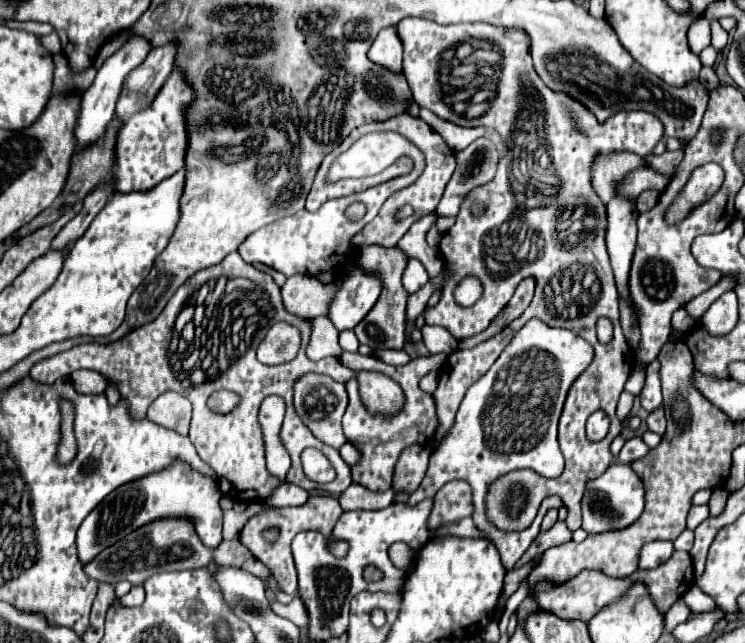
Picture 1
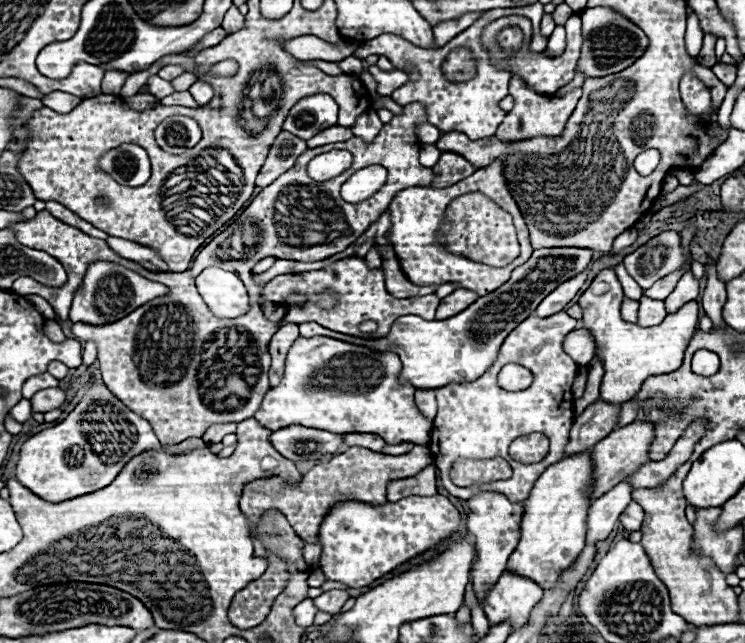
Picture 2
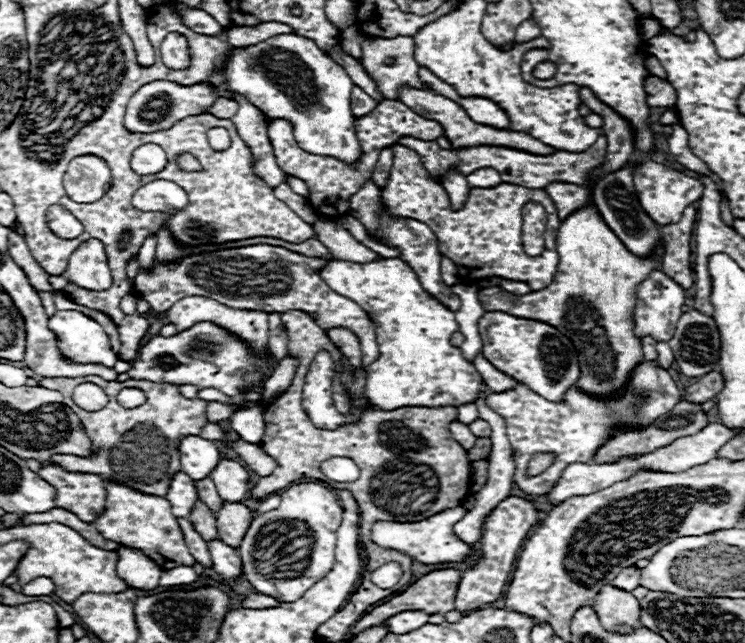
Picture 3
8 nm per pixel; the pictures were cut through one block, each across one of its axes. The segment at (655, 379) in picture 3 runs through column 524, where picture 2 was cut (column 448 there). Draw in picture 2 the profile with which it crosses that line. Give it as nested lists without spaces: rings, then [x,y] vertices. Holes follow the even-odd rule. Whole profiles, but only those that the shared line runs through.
[[[564,310],[558,316],[538,318],[530,316],[522,324],[518,324],[510,336],[504,340],[496,362],[474,382],[466,384],[448,384],[438,392],[438,414],[434,418],[434,428],[430,434],[430,454],[434,458],[436,470],[440,474],[442,486],[456,498],[468,500],[476,492],[498,492],[508,500],[522,502],[528,498],[538,476],[554,462],[558,462],[564,454],[564,446],[568,442],[568,432],[574,420],[572,412],[572,382],[578,372],[578,364],[562,352],[562,340],[568,332],[576,328],[576,320],[570,318]],[[506,364],[520,364],[534,374],[534,382],[530,388],[520,392],[506,392],[498,386],[498,372]],[[540,432],[550,438],[550,452],[538,464],[518,464],[510,460],[508,446],[512,440]],[[456,458],[504,458],[512,466],[512,476],[508,480],[488,482],[488,484],[472,484],[460,488],[452,484],[448,470]]]

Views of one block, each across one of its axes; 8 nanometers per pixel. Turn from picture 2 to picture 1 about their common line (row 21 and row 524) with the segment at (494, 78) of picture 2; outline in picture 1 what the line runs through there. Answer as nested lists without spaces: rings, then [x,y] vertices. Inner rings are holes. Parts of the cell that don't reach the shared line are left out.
[[[538,318],[528,320],[514,334],[490,372],[484,374],[466,392],[456,414],[456,424],[442,440],[442,444],[432,452],[428,472],[414,492],[414,502],[408,504],[416,504],[424,498],[434,498],[442,484],[450,480],[466,480],[472,486],[474,494],[474,524],[494,540],[504,568],[512,570],[516,560],[538,536],[544,514],[550,508],[560,508],[562,500],[558,496],[546,496],[538,508],[534,522],[526,530],[504,532],[486,518],[488,486],[494,484],[500,476],[520,468],[532,468],[548,478],[562,474],[564,458],[558,448],[558,418],[568,388],[588,368],[592,356],[592,346],[572,330],[548,326]]]

